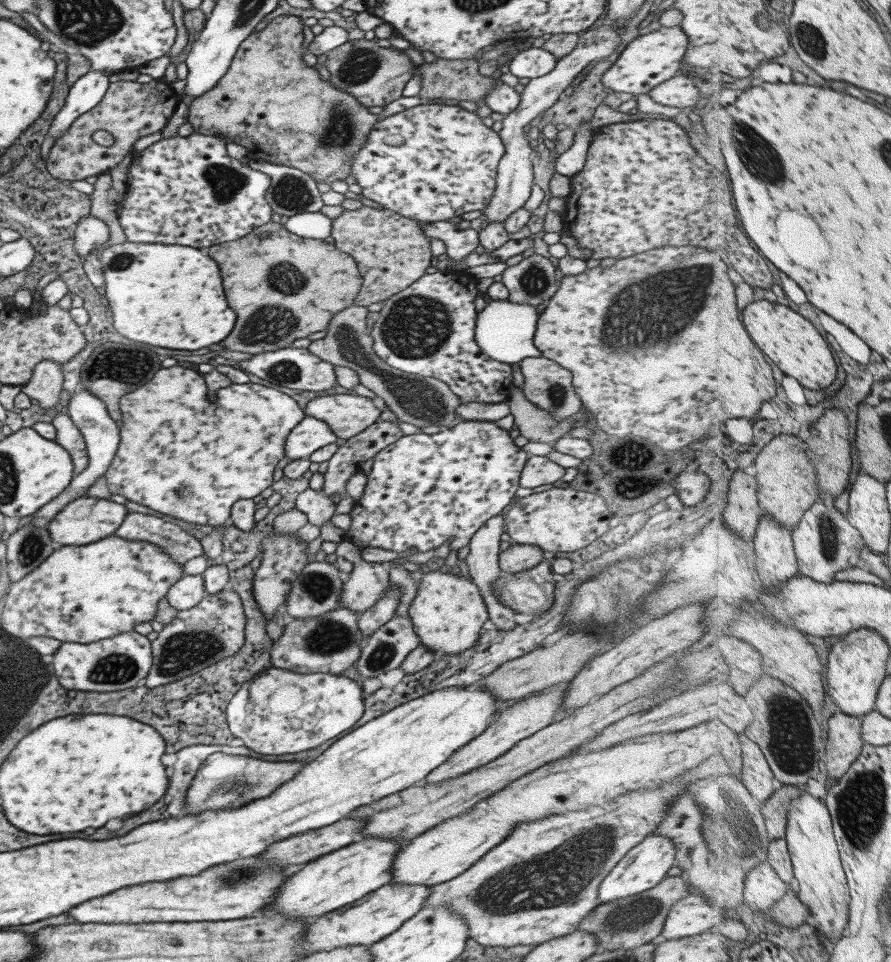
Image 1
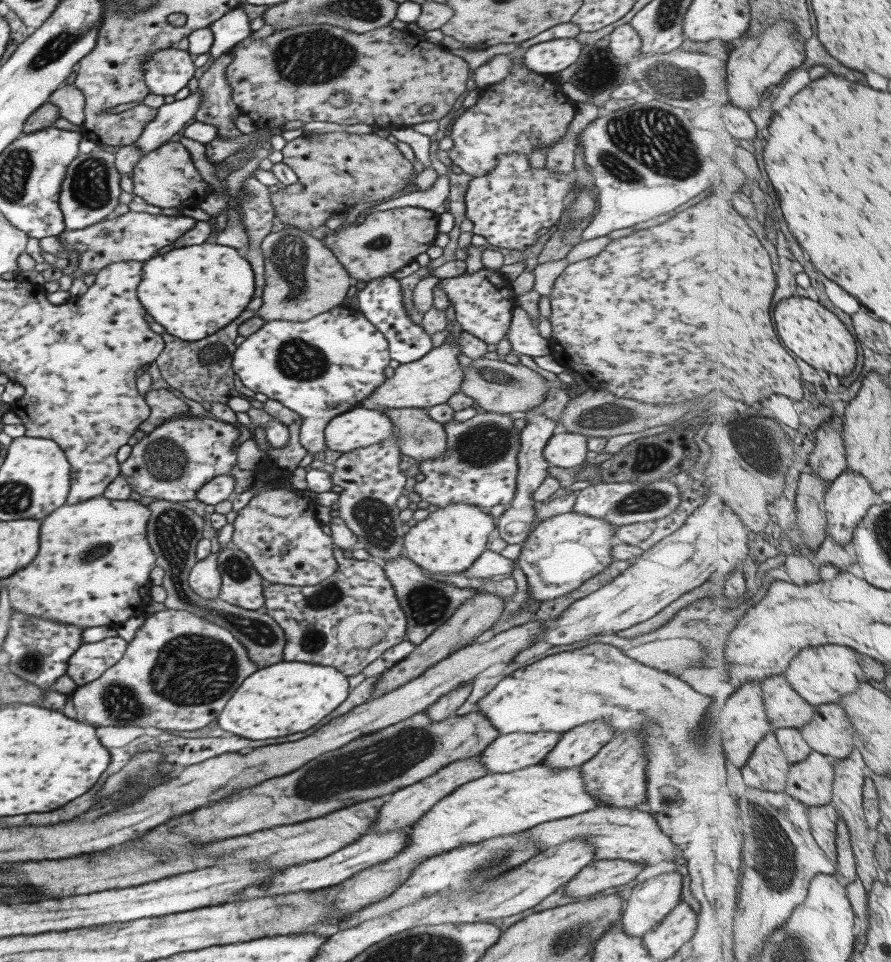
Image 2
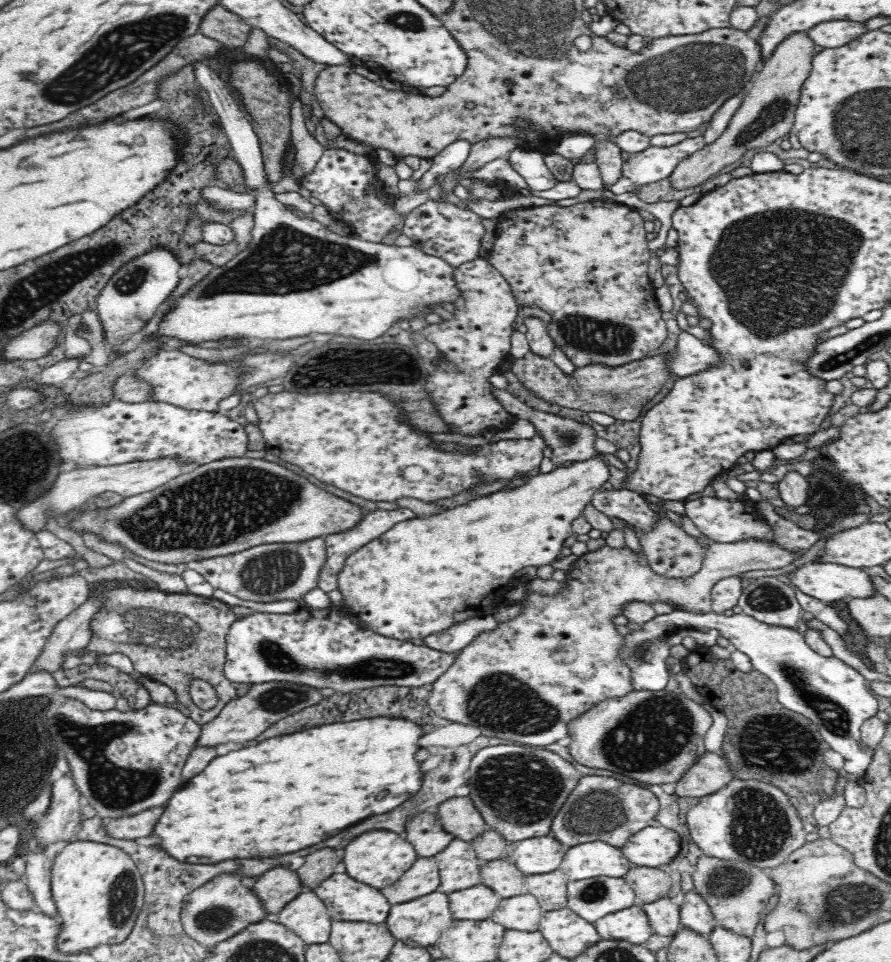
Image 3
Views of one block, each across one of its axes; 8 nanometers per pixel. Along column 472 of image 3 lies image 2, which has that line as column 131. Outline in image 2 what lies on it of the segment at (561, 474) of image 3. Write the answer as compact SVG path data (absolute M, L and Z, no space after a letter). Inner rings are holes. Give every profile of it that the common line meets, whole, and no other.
M102 497L91 498L87 502L79 502L79 504L63 504L57 510L53 510L47 517L41 519L38 530L38 552L33 560L27 566L15 571L8 576L8 601L13 611L19 611L19 614L27 614L33 618L41 618L41 620L49 620L49 622L59 622L59 624L73 625L85 628L91 626L114 626L118 627L129 618L141 617L141 588L150 582L149 573L156 565L156 558L149 547L146 540L146 524L149 520L149 510L146 506L142 506L139 500L107 500Z

